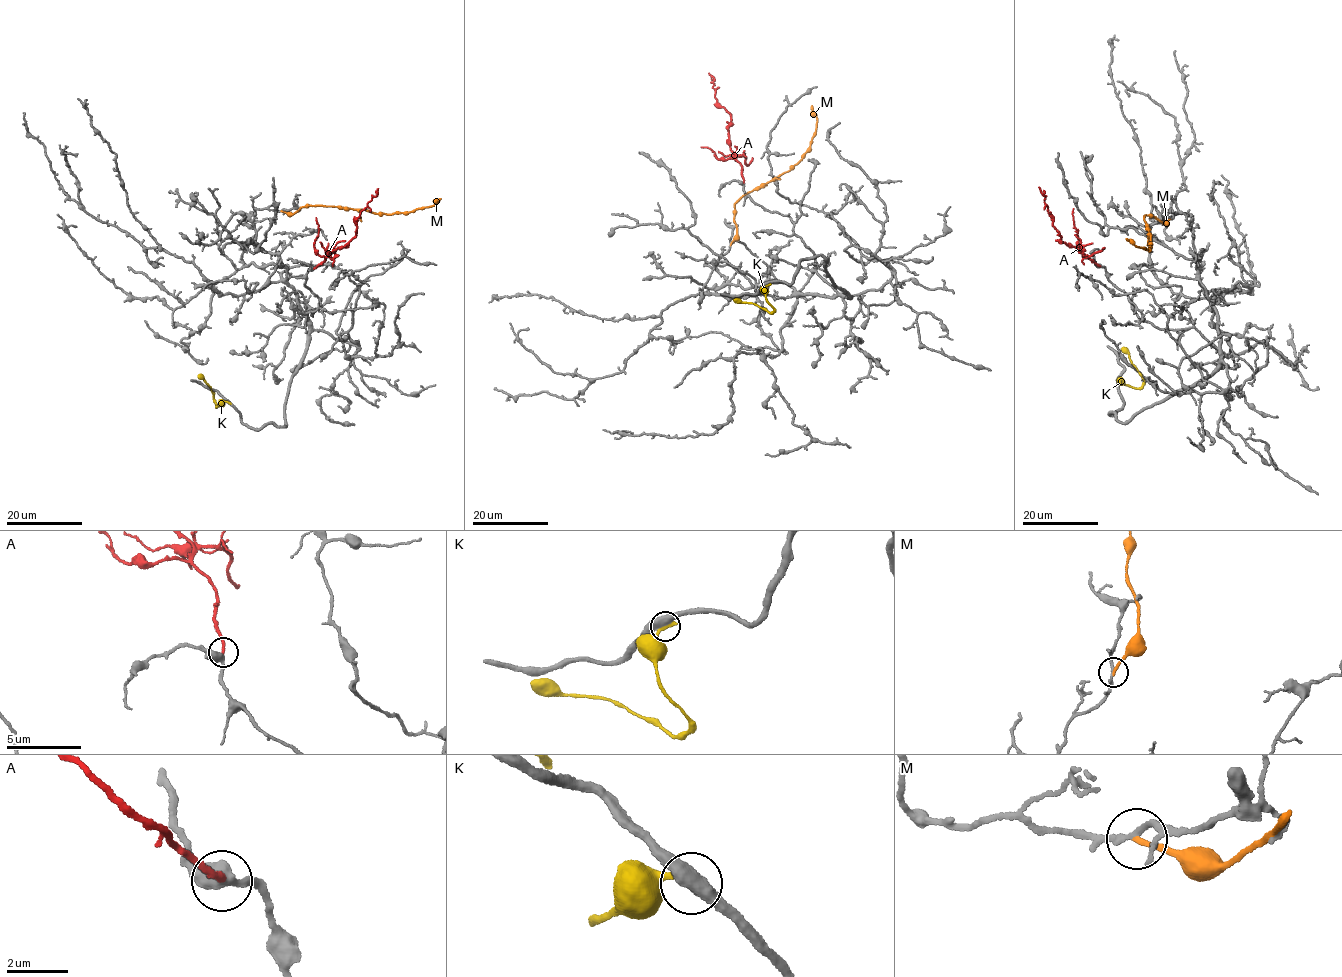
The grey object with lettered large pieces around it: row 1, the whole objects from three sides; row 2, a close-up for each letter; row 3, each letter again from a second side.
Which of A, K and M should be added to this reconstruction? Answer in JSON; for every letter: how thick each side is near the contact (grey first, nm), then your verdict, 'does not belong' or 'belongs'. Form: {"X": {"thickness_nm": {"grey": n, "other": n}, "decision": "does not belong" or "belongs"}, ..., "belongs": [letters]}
{"A": {"thickness_nm": {"grey": 400, "other": 200}, "decision": "belongs"}, "K": {"thickness_nm": {"grey": 500, "other": 280}, "decision": "does not belong"}, "M": {"thickness_nm": {"grey": 180, "other": 180}, "decision": "does not belong"}, "belongs": ["A"]}

